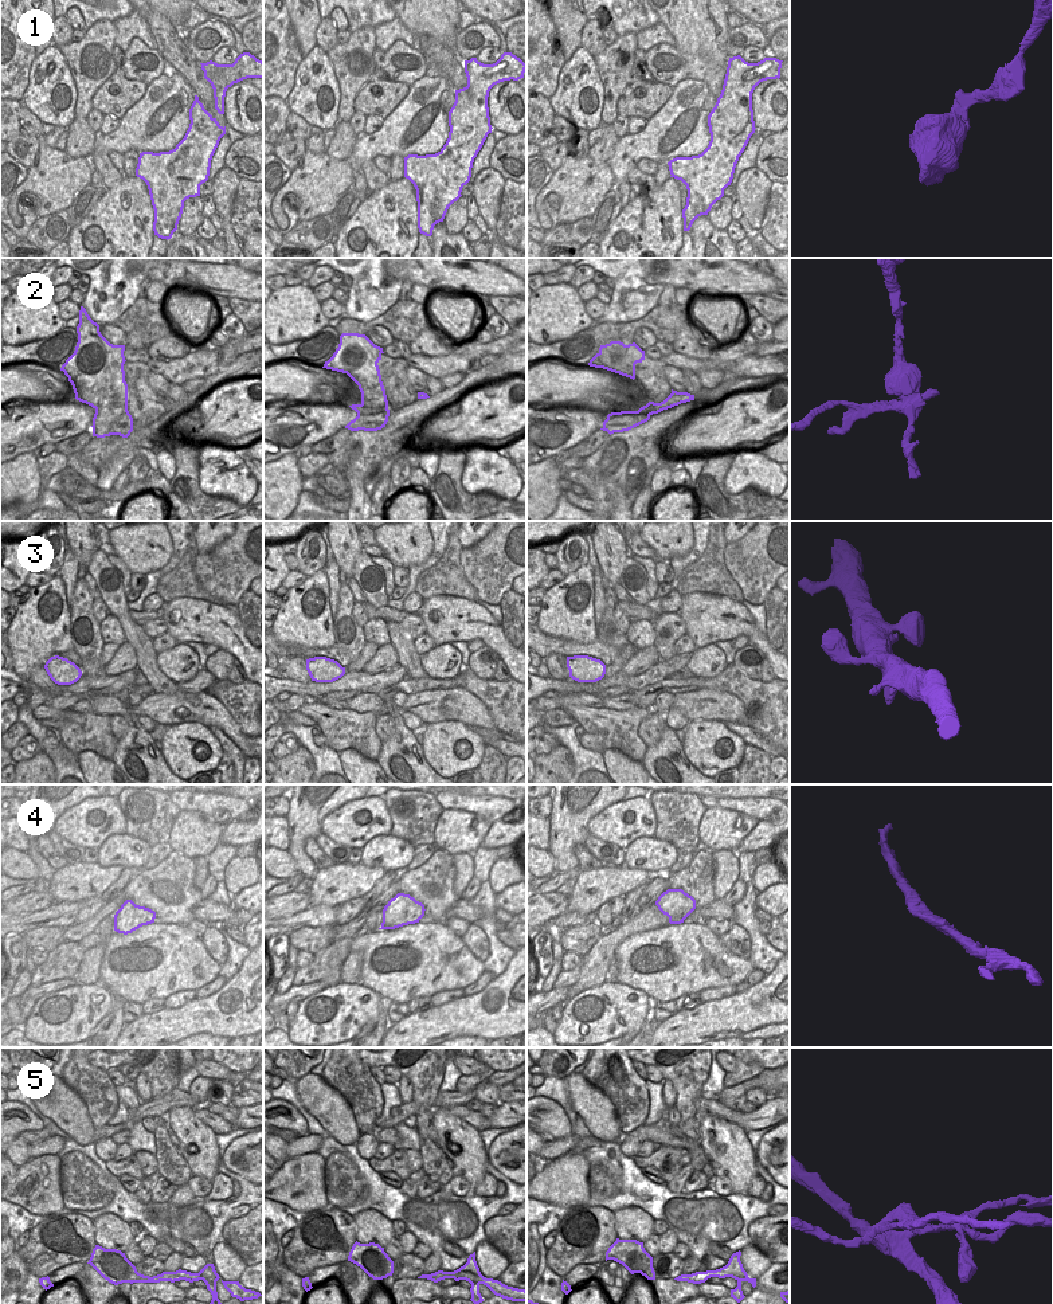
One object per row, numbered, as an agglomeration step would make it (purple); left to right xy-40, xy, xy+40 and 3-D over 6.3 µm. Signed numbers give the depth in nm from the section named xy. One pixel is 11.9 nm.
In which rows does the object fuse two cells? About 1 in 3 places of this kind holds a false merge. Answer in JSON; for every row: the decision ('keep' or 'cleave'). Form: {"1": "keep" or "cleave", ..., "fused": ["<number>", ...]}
{"1": "keep", "2": "cleave", "3": "keep", "4": "keep", "5": "cleave", "fused": ["2", "5"]}

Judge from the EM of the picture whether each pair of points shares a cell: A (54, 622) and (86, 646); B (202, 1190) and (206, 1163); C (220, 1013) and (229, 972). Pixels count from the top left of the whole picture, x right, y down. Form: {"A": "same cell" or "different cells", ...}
{"A": "different cells", "B": "different cells", "C": "different cells"}

